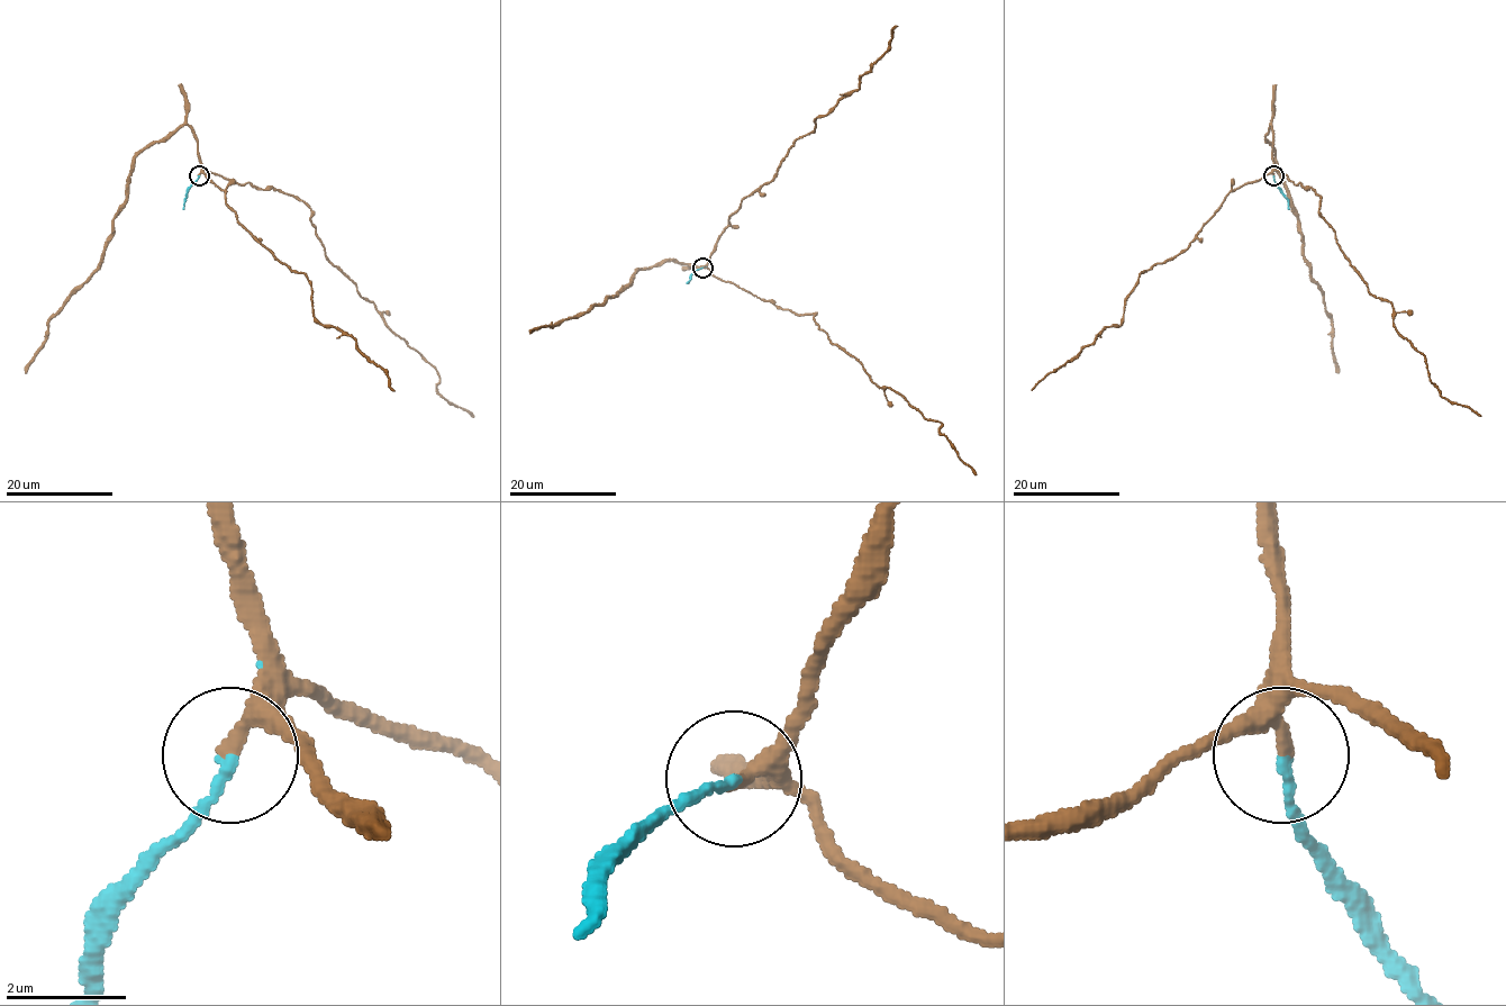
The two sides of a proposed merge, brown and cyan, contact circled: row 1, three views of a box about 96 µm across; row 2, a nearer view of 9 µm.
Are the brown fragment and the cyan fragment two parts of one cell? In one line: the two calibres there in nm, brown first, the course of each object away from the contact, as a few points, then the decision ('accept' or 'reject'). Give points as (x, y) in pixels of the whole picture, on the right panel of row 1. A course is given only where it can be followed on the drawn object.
260 nm thick on the brown side, 160 nm on the other; brown runs (1272, 175), (1319, 197), (1319, 216), (1368, 290), (1391, 305), (1429, 380), (1481, 416); cyan runs (1272, 175), (1289, 209); accept

